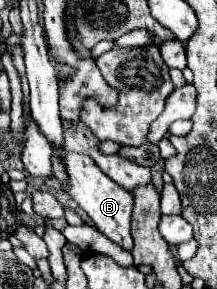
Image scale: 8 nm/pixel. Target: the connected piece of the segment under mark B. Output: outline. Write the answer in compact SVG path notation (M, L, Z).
M65 151L63 153L63 163L67 167L67 173L71 177L71 193L79 207L89 215L93 225L113 243L123 247L125 251L133 249L133 239L131 239L131 209L133 209L133 193L119 187L115 181L111 181L97 165L91 161L89 155Z

